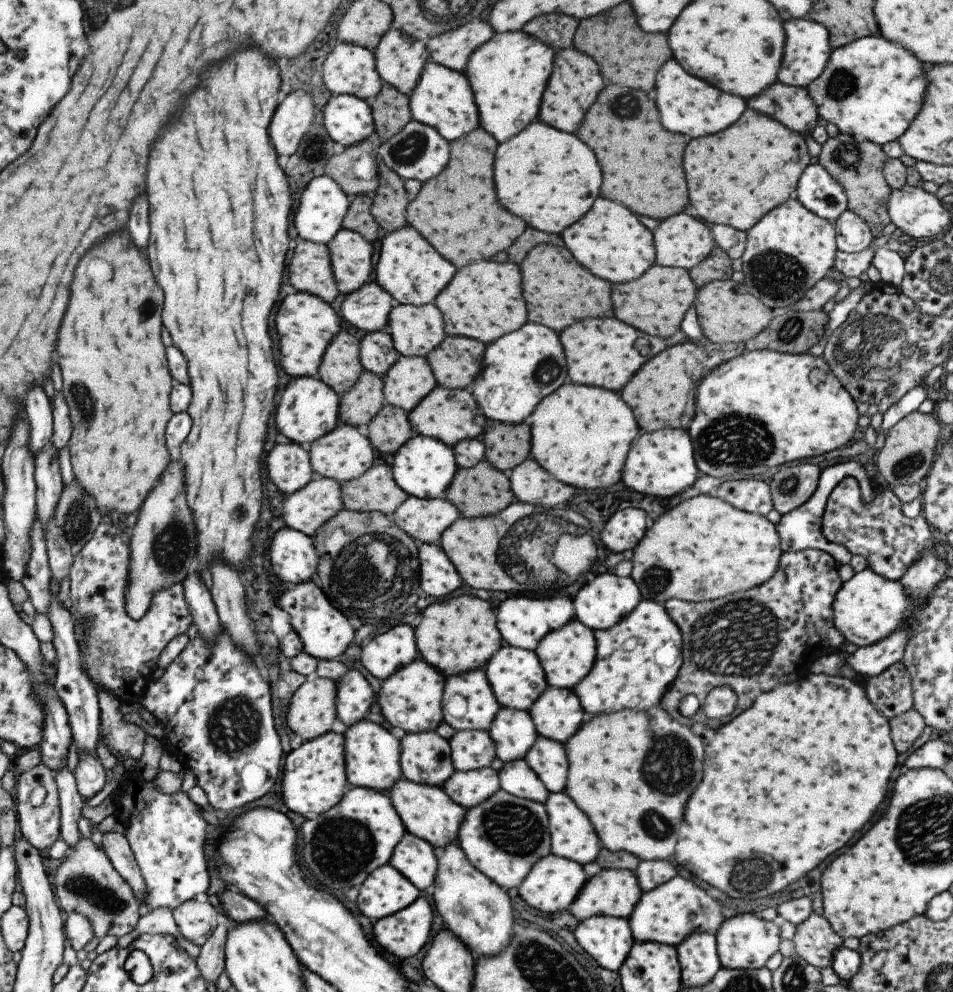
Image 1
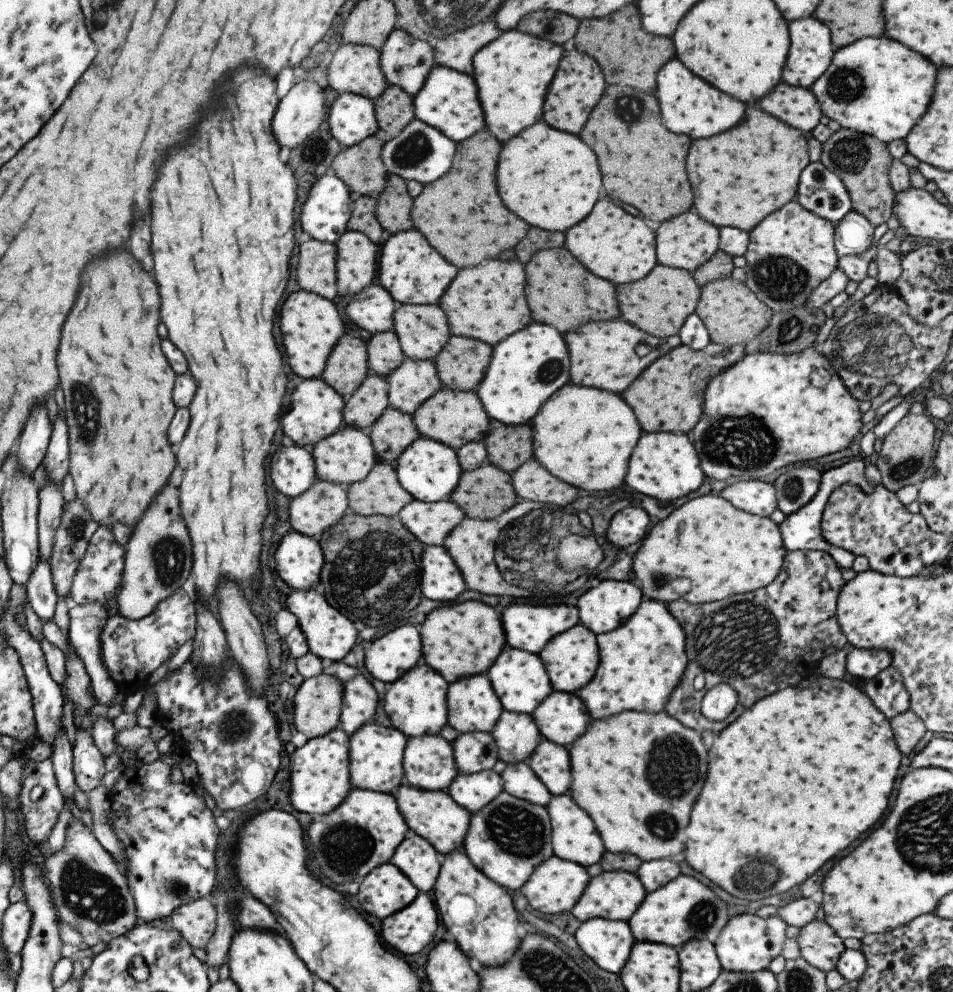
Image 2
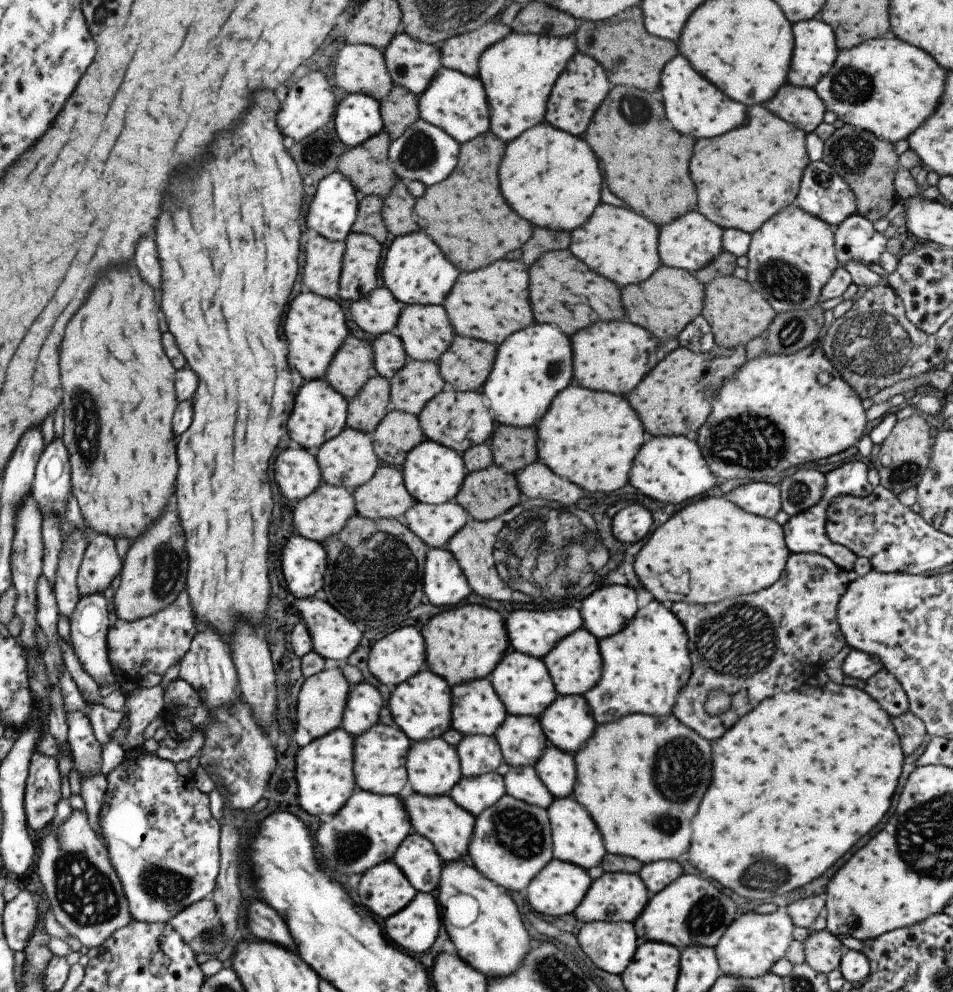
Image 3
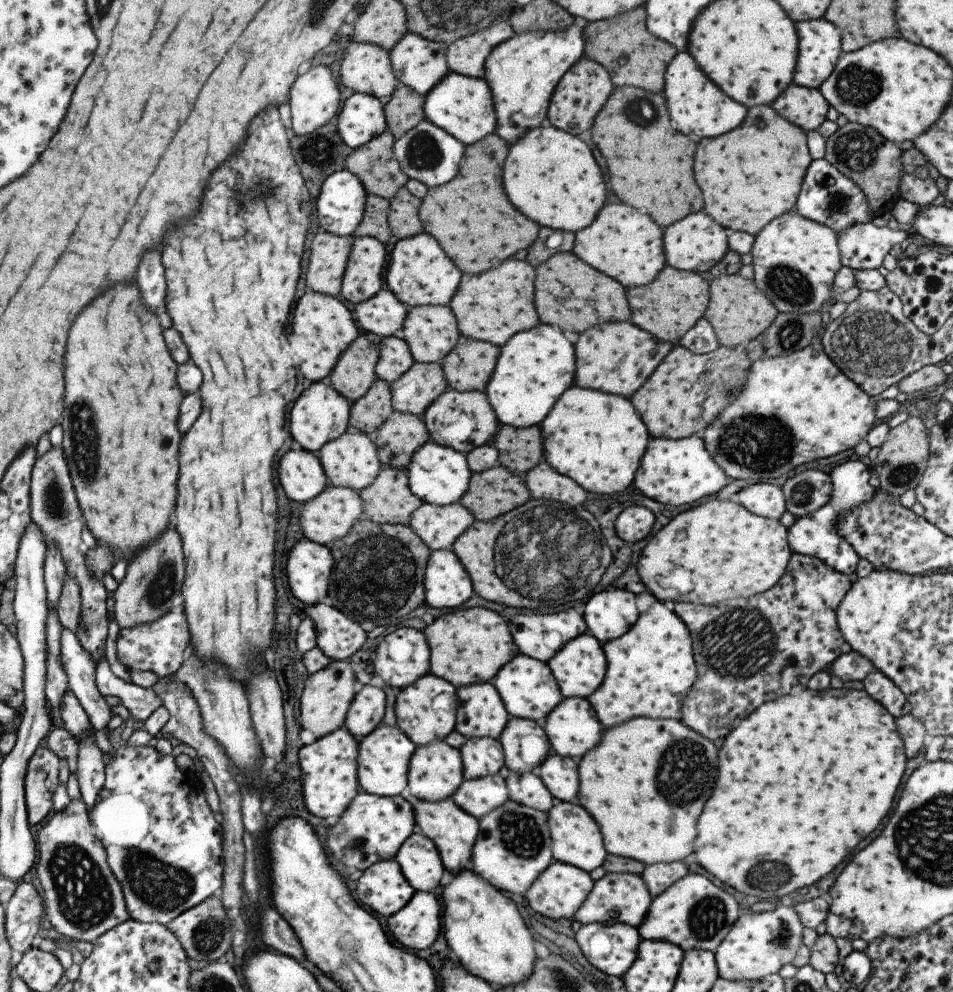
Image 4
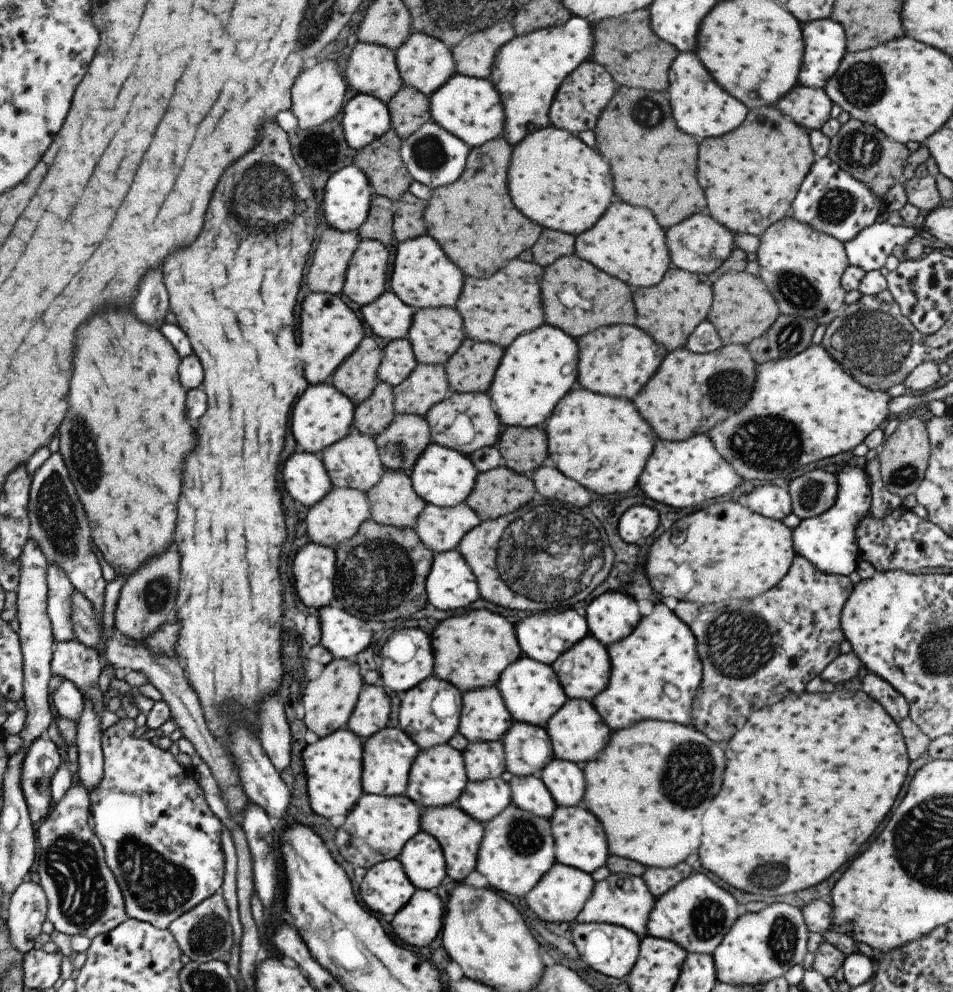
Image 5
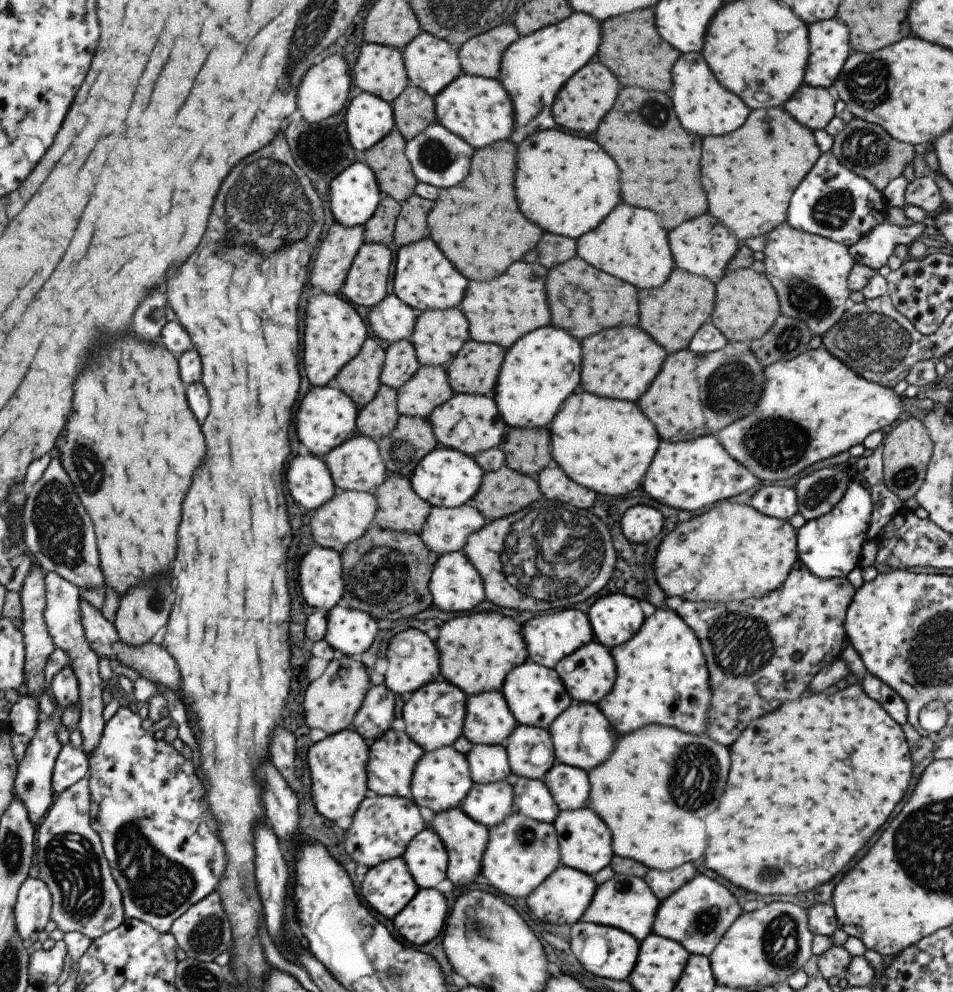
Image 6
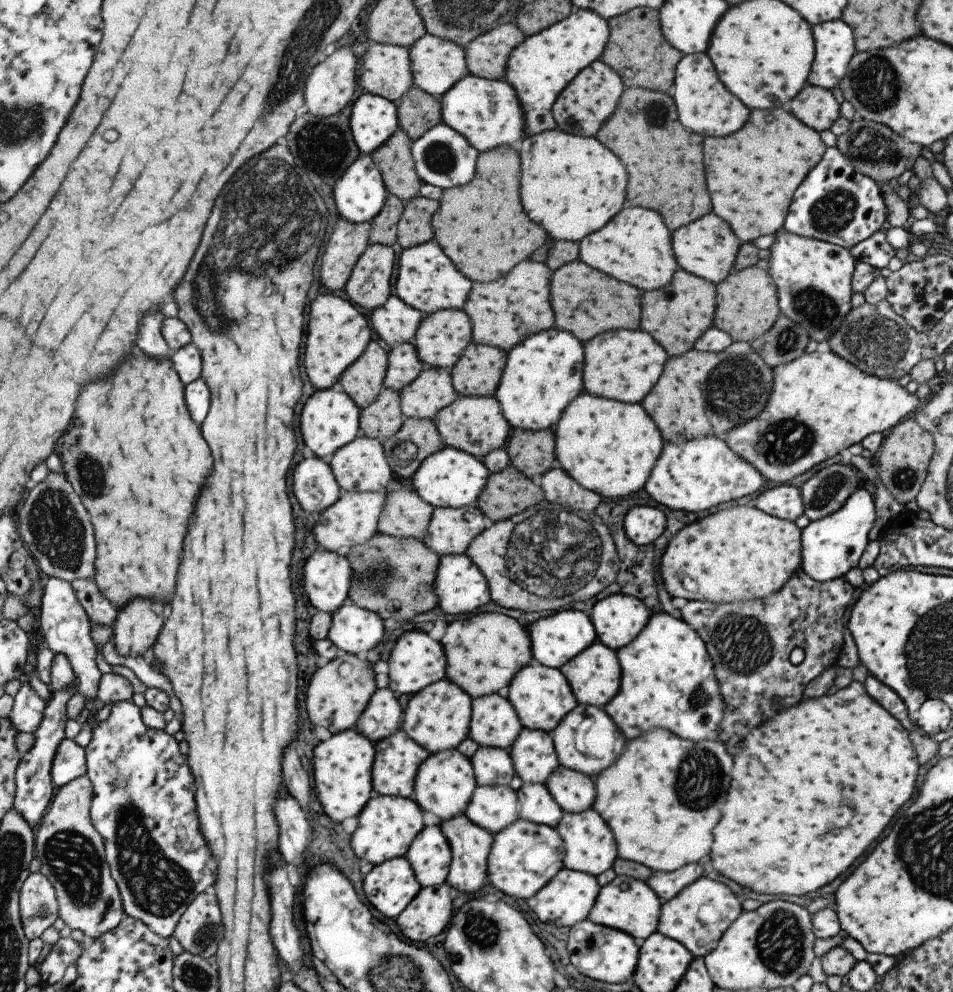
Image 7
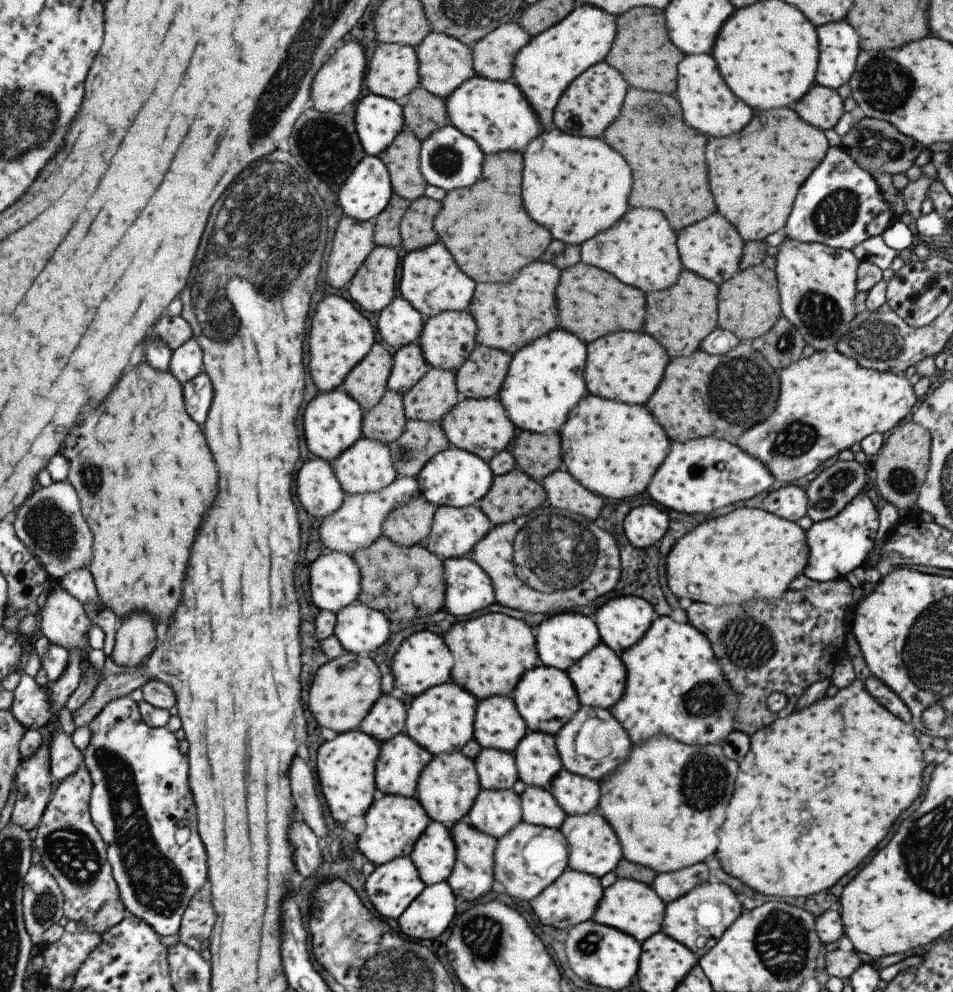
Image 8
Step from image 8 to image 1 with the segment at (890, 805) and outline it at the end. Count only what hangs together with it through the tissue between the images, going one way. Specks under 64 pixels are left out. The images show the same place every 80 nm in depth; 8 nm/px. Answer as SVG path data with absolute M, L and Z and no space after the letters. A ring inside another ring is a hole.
M808 673L797 683L779 684L779 688L759 694L747 710L743 710L731 722L717 728L713 738L705 744L703 778L699 780L699 784L695 786L695 792L691 792L691 796L685 802L683 820L679 826L679 836L677 836L675 852L673 852L675 862L672 863L685 868L687 872L691 872L693 876L723 892L729 898L756 900L779 893L787 884L803 878L807 872L819 866L825 858L829 858L833 852L843 848L869 822L873 812L885 800L887 782L889 782L889 776L895 767L898 755L890 738L888 720L875 710L867 700L863 688L857 686L855 682L839 675Z

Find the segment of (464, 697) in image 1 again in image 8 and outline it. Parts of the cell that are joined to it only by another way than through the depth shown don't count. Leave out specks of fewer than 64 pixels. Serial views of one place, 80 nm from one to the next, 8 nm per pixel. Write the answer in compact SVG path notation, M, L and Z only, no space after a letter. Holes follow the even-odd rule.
M491 696L477 701L472 740L481 749L513 753L527 730L511 696Z

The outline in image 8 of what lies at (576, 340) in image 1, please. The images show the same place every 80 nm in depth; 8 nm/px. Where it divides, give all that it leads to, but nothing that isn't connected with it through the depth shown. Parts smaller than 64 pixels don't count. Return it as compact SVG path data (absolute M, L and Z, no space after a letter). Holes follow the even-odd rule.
M617 331L586 344L587 358L583 381L588 395L631 405L645 405L659 388L664 369L670 361L665 348L643 332Z

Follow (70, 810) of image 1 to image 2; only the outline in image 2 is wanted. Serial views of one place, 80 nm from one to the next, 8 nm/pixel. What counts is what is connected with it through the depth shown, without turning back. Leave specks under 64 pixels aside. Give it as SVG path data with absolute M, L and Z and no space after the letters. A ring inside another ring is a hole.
M64 728L57 734L51 760L54 762L55 775L58 777L63 795L73 801L78 786L74 774L74 744L69 742Z

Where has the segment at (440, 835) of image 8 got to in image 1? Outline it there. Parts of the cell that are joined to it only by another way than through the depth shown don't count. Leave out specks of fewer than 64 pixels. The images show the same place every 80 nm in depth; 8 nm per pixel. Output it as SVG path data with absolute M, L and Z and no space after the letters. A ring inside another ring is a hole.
M405 832L395 846L388 864L417 891L429 891L433 886L437 872L436 850L409 832Z

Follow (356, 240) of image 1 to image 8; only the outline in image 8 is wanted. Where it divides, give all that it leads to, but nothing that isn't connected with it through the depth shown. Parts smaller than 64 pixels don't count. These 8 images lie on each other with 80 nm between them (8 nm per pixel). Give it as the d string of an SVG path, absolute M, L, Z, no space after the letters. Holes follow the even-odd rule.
M374 245L366 262L358 268L346 293L359 308L367 312L381 312L395 298L395 247Z

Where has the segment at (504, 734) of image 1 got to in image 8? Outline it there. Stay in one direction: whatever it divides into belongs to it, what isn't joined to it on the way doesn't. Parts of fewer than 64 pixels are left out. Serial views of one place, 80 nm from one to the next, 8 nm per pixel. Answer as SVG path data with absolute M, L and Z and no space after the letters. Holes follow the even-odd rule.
M526 732L513 750L518 780L527 786L549 788L551 780L563 769L554 736L541 732Z

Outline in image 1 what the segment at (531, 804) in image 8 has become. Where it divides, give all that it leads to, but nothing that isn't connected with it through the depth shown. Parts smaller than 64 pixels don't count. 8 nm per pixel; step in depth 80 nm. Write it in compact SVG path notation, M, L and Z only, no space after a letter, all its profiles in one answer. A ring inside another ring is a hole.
M523 759L503 763L498 770L499 789L529 801L544 804L550 793Z

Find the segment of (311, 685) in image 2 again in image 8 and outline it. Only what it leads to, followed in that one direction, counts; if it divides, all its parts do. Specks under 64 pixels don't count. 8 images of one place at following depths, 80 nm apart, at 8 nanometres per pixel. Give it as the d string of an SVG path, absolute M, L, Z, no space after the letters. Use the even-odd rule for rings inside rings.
M344 652L338 658L328 660L319 668L309 698L309 708L319 726L336 734L354 731L360 727L362 720L382 696L380 679L378 666L370 657Z

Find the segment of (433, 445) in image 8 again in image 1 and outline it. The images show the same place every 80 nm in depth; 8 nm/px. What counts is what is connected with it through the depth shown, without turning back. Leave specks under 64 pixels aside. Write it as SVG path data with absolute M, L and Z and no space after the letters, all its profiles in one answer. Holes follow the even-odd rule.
M387 404L364 427L371 444L379 453L391 456L415 434L407 413L399 407Z

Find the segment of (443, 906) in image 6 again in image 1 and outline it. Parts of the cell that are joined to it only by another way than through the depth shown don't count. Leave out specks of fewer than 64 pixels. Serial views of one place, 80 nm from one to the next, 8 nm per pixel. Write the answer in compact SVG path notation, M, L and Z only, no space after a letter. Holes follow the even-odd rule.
M419 896L406 908L373 922L373 940L393 957L413 957L429 940L432 918L431 906Z

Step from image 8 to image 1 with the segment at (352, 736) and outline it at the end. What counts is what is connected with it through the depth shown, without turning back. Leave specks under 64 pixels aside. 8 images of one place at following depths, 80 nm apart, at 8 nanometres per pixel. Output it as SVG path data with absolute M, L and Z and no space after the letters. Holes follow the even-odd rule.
M332 731L319 736L318 739L304 741L300 747L291 750L286 756L283 774L282 796L290 810L297 814L314 812L322 815L329 808L335 807L343 798L345 784L347 784L345 759L345 745L343 737Z

